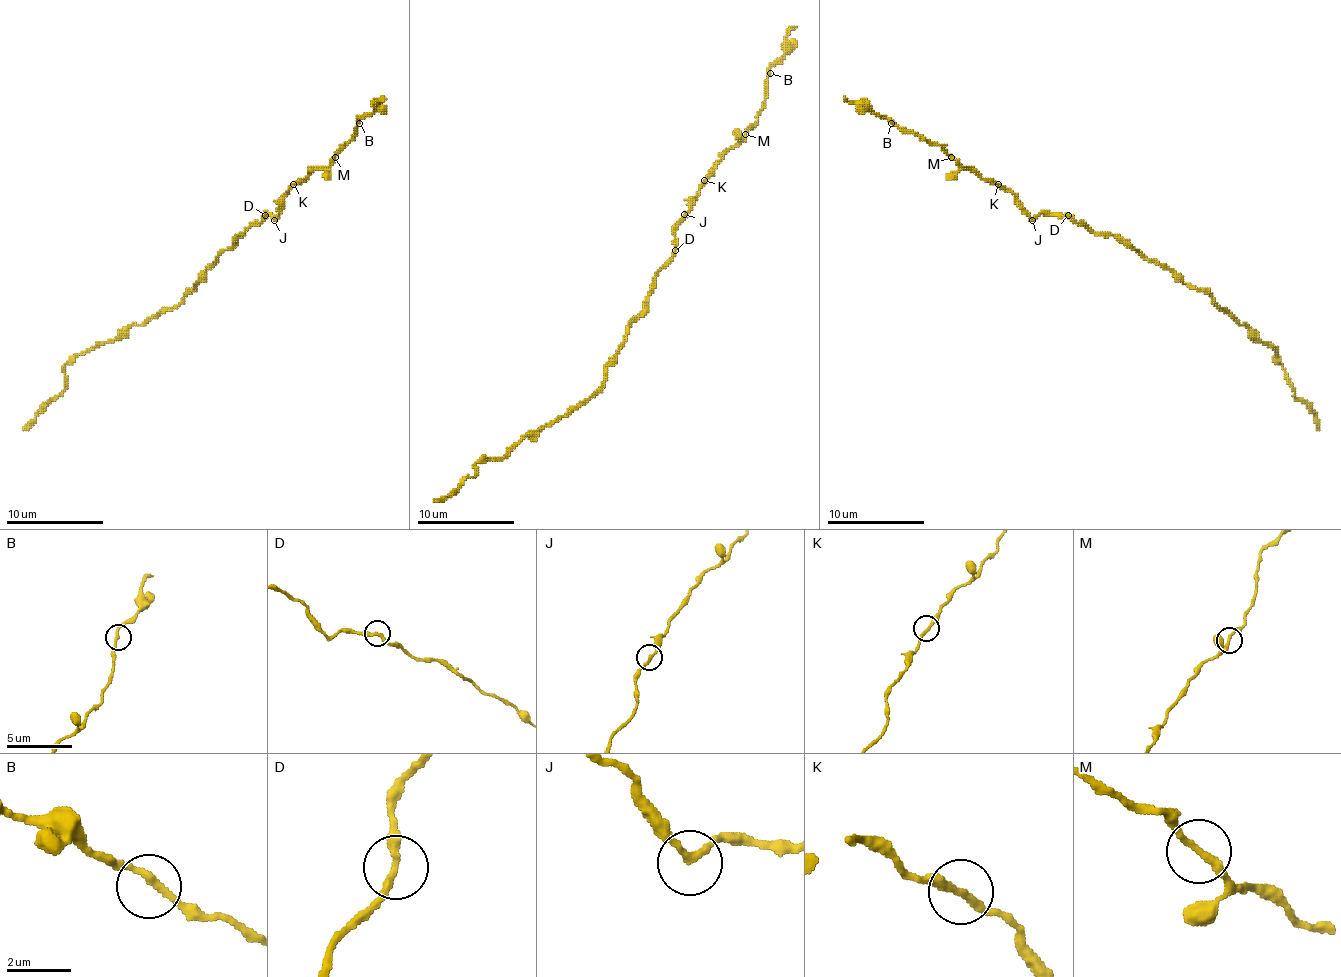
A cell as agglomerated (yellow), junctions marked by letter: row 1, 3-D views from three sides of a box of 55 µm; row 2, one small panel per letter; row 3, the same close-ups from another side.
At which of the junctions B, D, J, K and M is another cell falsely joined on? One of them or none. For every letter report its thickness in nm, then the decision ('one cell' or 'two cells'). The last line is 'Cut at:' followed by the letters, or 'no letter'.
B: 220 nm thick; one cell
D: 280 nm thick; one cell
J: 220 nm thick; one cell
K: 260 nm thick; one cell
M: 240 nm thick; one cell
Cut at: no letter

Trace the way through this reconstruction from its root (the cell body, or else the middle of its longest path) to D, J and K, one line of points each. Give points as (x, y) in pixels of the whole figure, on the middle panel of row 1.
D: (643, 302), (650, 295), (655, 273), (675, 251)
J: (643, 302), (650, 295), (655, 273), (675, 251), (675, 226), (684, 214)
K: (643, 302), (650, 295), (655, 273), (675, 251), (675, 226), (704, 180)

